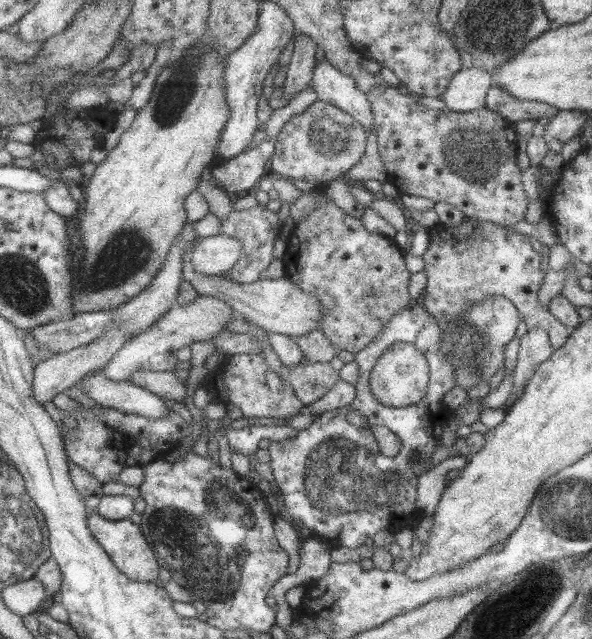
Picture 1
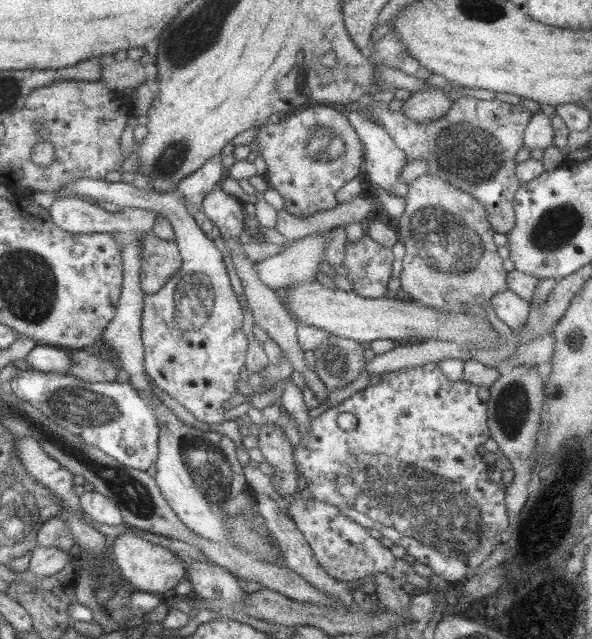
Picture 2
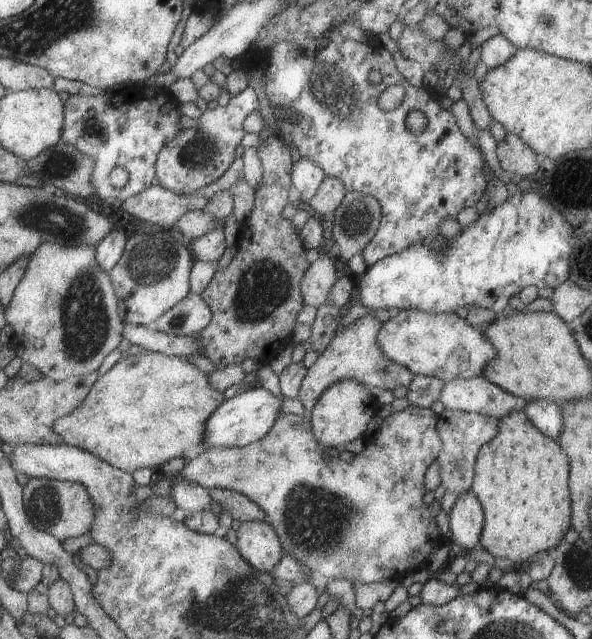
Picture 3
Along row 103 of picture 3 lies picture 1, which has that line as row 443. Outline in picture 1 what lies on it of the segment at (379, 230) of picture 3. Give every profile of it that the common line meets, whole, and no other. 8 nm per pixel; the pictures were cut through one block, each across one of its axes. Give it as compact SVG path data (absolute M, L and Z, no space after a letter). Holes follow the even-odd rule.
M420 303L399 309L381 333L354 355L355 364L359 367L354 385L355 398L348 405L316 415L313 422L299 428L296 438L269 443L268 463L273 483L280 489L285 503L285 512L294 522L299 520L311 535L335 540L335 544L345 548L357 548L379 529L395 533L402 528L412 528L422 518L421 512L416 510L417 477L432 466L428 460L438 446L439 434L447 427L441 424L441 420L449 421L453 417L453 412L442 402L443 395L455 384L453 368L438 352L441 335L444 334L440 326ZM399 341L412 344L423 354L429 376L427 390L421 400L395 409L383 406L373 396L368 374L385 348ZM354 409L364 416L368 426L383 425L398 436L401 444L395 456L387 457L379 452L369 428L349 424L345 415ZM437 424L441 430L435 430ZM411 452L415 452L419 460L409 461L407 458L411 458Z

